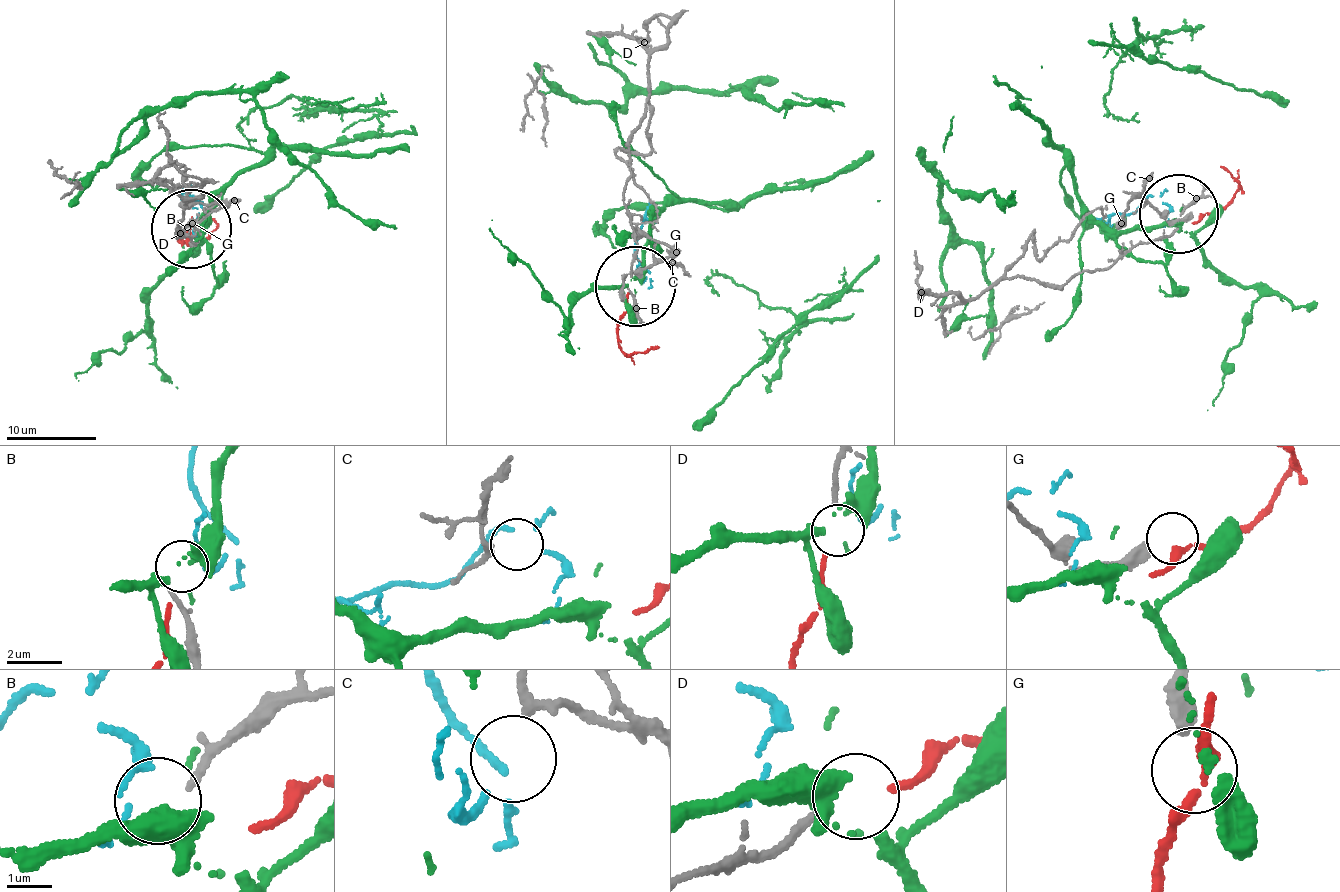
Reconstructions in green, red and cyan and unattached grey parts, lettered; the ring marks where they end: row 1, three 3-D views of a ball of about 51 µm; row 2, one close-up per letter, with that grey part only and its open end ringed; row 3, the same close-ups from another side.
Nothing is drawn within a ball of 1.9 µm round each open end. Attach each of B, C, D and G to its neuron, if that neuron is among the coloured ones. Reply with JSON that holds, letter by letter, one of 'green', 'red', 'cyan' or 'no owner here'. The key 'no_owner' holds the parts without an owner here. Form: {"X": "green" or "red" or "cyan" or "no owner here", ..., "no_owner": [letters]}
{"B": "cyan", "C": "no owner here", "D": "red", "G": "no owner here", "no_owner": ["C", "G"]}

